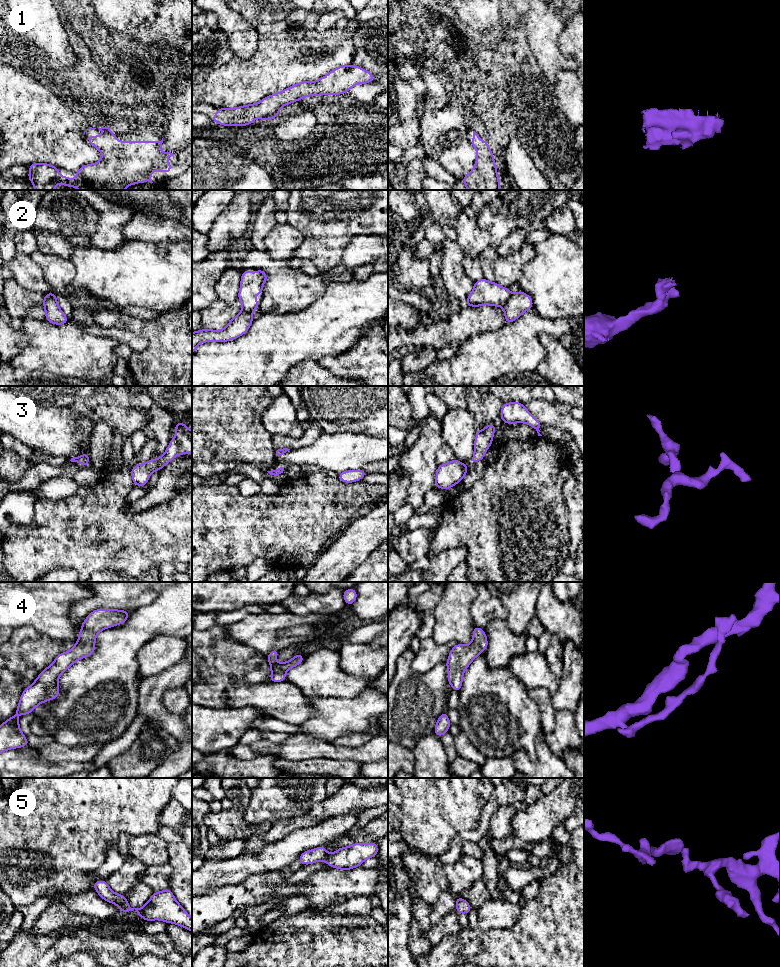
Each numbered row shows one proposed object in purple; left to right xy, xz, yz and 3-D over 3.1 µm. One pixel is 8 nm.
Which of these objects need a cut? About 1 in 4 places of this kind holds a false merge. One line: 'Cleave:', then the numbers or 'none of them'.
Cleave: 2

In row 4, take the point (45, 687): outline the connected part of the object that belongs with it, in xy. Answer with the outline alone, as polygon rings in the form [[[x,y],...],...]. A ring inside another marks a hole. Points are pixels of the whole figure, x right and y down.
[[[96,609],[83,621],[78,641],[70,651],[60,653],[36,680],[21,694],[16,714],[26,715],[43,702],[55,700],[60,693],[59,676],[77,660],[92,655],[96,649],[95,639],[99,632],[127,621],[130,612],[116,609]]]

